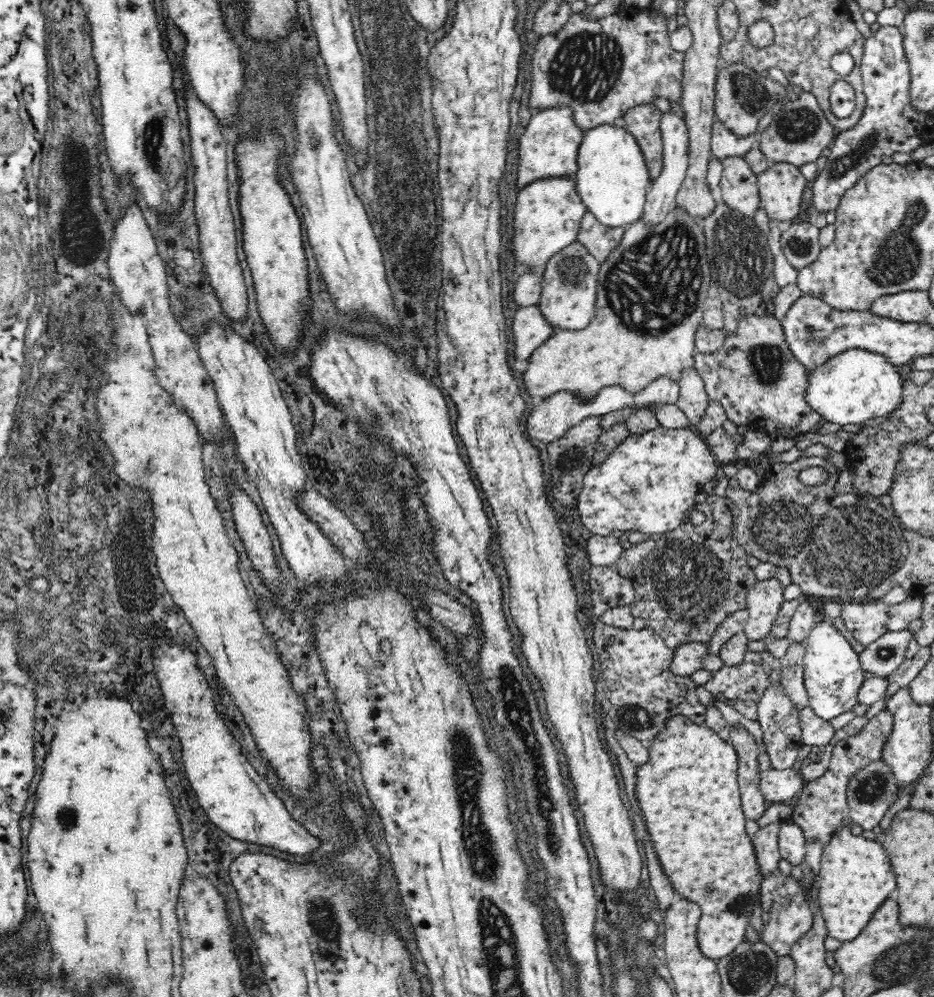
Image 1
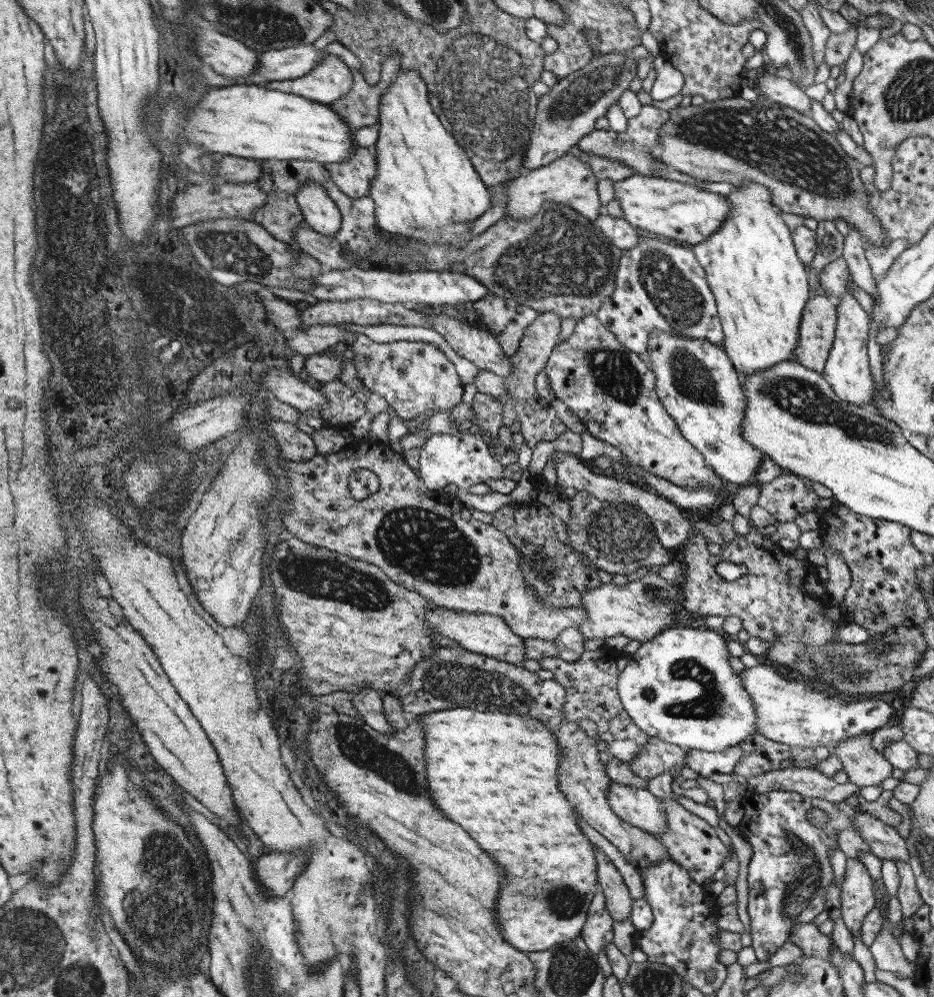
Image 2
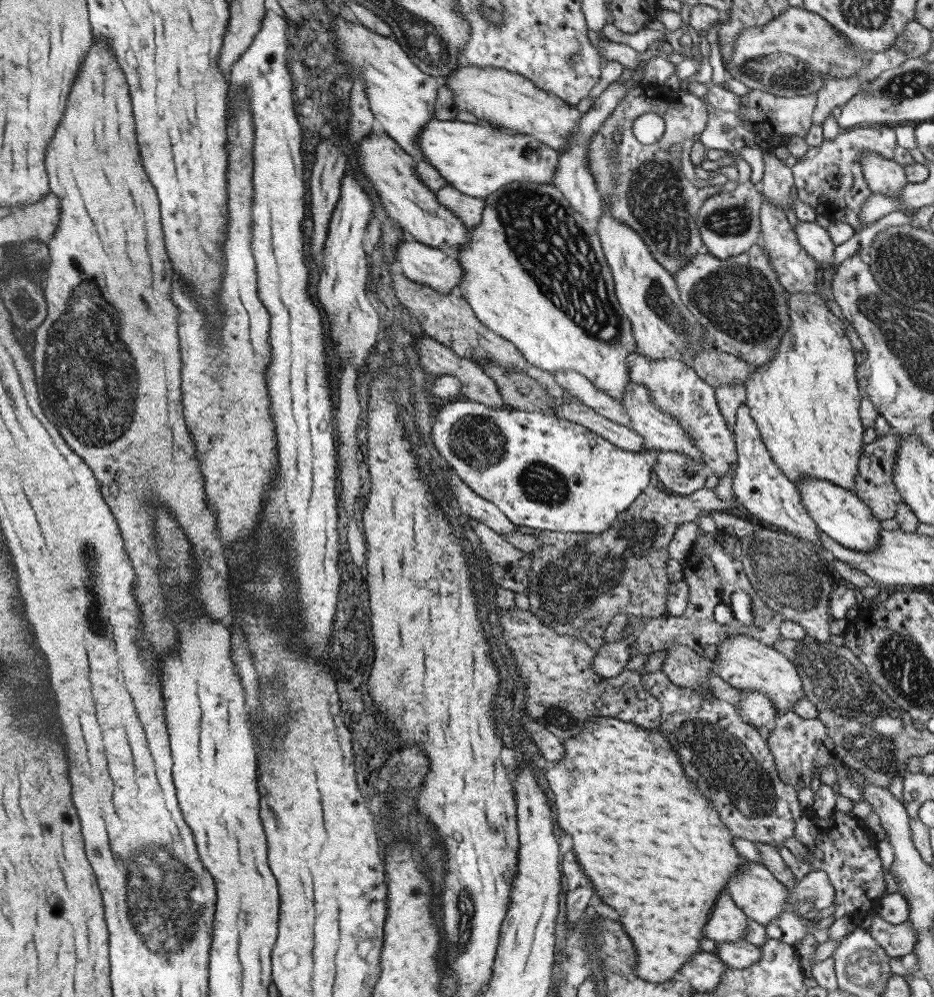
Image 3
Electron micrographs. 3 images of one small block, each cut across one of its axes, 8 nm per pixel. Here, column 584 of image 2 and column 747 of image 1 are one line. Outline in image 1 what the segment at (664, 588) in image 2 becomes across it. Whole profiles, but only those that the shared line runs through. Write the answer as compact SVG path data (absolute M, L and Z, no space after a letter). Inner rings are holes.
M776 577L757 581L747 592L745 609L748 611L748 618L743 631L748 640L763 640L770 634L785 601L783 592L784 588Z

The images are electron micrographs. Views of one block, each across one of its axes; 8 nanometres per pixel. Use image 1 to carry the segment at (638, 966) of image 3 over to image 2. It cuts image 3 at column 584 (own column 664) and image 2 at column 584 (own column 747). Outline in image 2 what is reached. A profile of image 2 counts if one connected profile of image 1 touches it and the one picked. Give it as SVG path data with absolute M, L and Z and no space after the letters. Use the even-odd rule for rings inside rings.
M454 708L422 716L428 742L426 770L434 802L508 870L510 878L508 884L502 884L502 896L494 912L504 941L526 953L581 938L588 908L598 892L598 861L594 844L577 824L580 814L560 790L558 768L563 750L556 735L536 718L502 712Z

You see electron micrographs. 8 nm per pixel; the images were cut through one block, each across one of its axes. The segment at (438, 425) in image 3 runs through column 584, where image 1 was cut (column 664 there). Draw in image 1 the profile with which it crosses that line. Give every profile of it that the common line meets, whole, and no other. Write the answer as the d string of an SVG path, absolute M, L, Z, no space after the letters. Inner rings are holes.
M658 427L642 434L632 434L618 445L604 462L593 466L583 478L583 488L577 500L577 508L583 525L592 535L606 536L614 530L636 531L651 537L654 533L676 530L685 520L695 503L696 494L703 485L716 476L719 463L709 446L695 429Z

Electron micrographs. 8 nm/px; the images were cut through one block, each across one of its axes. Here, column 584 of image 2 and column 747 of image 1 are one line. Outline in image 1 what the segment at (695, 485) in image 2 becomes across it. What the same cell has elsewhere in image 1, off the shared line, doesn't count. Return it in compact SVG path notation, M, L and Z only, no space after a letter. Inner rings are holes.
M752 315L742 318L733 334L726 337L722 350L708 354L696 353L693 367L703 378L709 399L719 402L726 418L738 427L751 428L757 425L760 430L767 432L770 438L776 436L794 439L798 434L817 430L823 423L821 416L806 402L807 370L790 351L781 321L774 316Z

